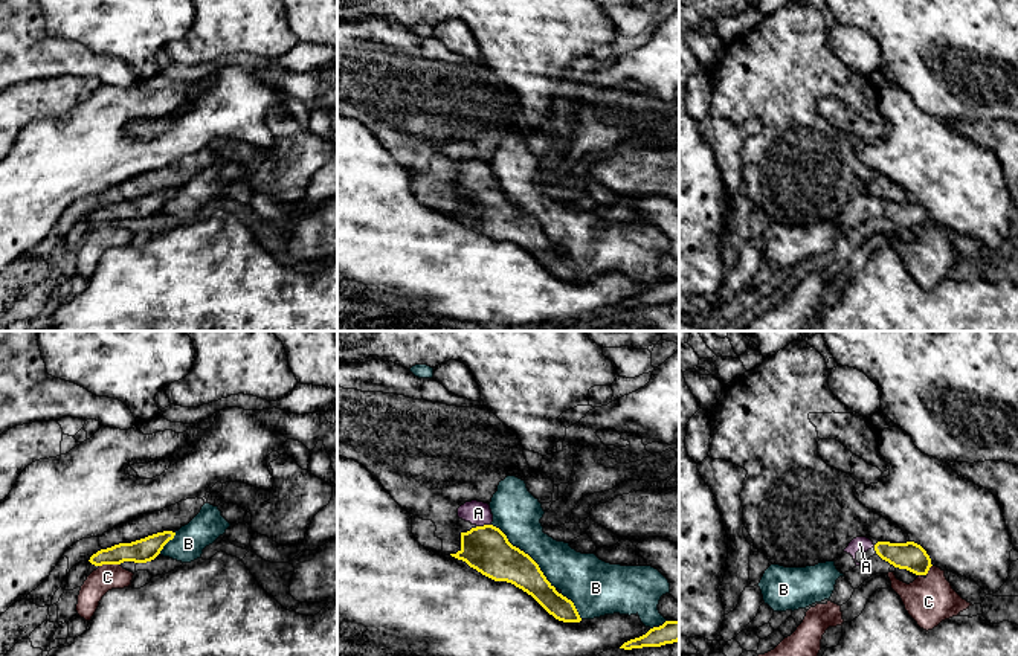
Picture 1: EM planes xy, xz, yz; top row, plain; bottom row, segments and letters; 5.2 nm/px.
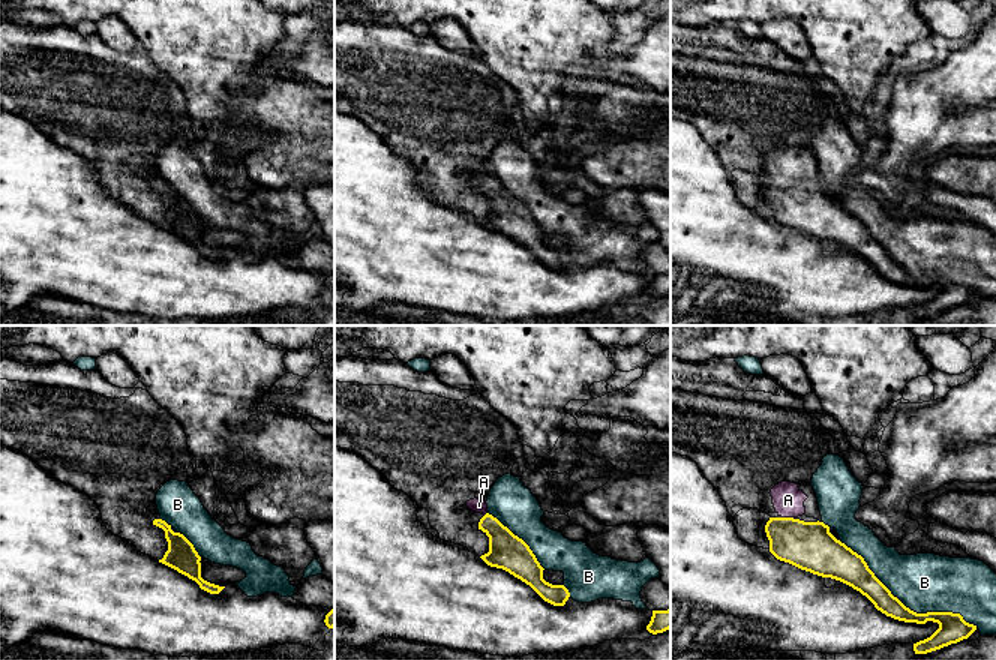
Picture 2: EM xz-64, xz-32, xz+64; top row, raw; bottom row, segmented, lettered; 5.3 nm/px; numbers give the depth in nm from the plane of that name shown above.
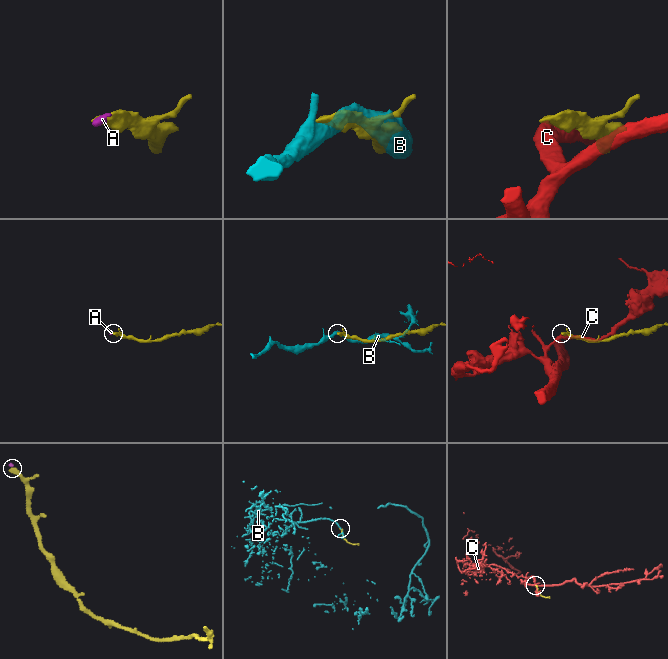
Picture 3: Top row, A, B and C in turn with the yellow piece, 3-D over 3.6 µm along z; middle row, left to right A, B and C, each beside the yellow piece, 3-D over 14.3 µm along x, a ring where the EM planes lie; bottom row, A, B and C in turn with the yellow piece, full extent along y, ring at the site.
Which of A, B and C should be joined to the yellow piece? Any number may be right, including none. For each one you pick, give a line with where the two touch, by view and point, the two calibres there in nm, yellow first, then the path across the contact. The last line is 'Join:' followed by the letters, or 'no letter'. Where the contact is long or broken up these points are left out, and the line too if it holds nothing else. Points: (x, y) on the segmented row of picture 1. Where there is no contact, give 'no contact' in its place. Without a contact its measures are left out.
A: contact xz (484, 525); calibres 240 and 130 nm; way xz (487, 549), (484, 525), (478, 513)
Join: A

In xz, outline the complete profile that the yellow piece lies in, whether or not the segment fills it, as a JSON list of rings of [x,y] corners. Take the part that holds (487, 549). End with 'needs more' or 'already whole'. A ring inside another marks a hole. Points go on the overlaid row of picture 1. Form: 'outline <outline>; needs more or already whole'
outline [[[466,502],[458,508],[458,517],[470,522],[473,528],[461,532],[461,549],[450,554],[452,557],[495,581],[507,581],[522,589],[559,621],[581,621],[574,603],[556,590],[539,564],[491,525],[493,514],[488,503]]]; needs more

